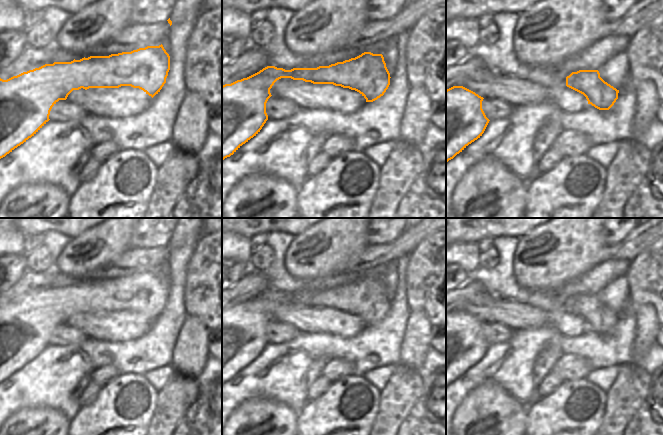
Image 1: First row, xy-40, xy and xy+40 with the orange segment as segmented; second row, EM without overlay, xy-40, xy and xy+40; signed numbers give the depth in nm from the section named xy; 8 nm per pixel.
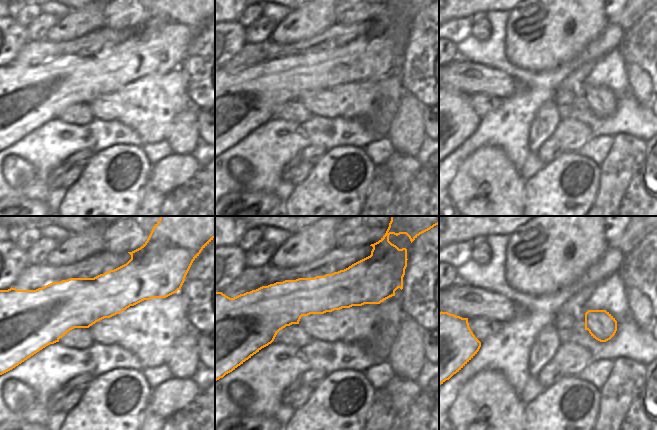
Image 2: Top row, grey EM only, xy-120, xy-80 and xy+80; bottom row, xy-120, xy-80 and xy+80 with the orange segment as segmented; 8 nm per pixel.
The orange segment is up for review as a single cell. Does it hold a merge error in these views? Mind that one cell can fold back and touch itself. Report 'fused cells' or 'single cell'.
single cell

